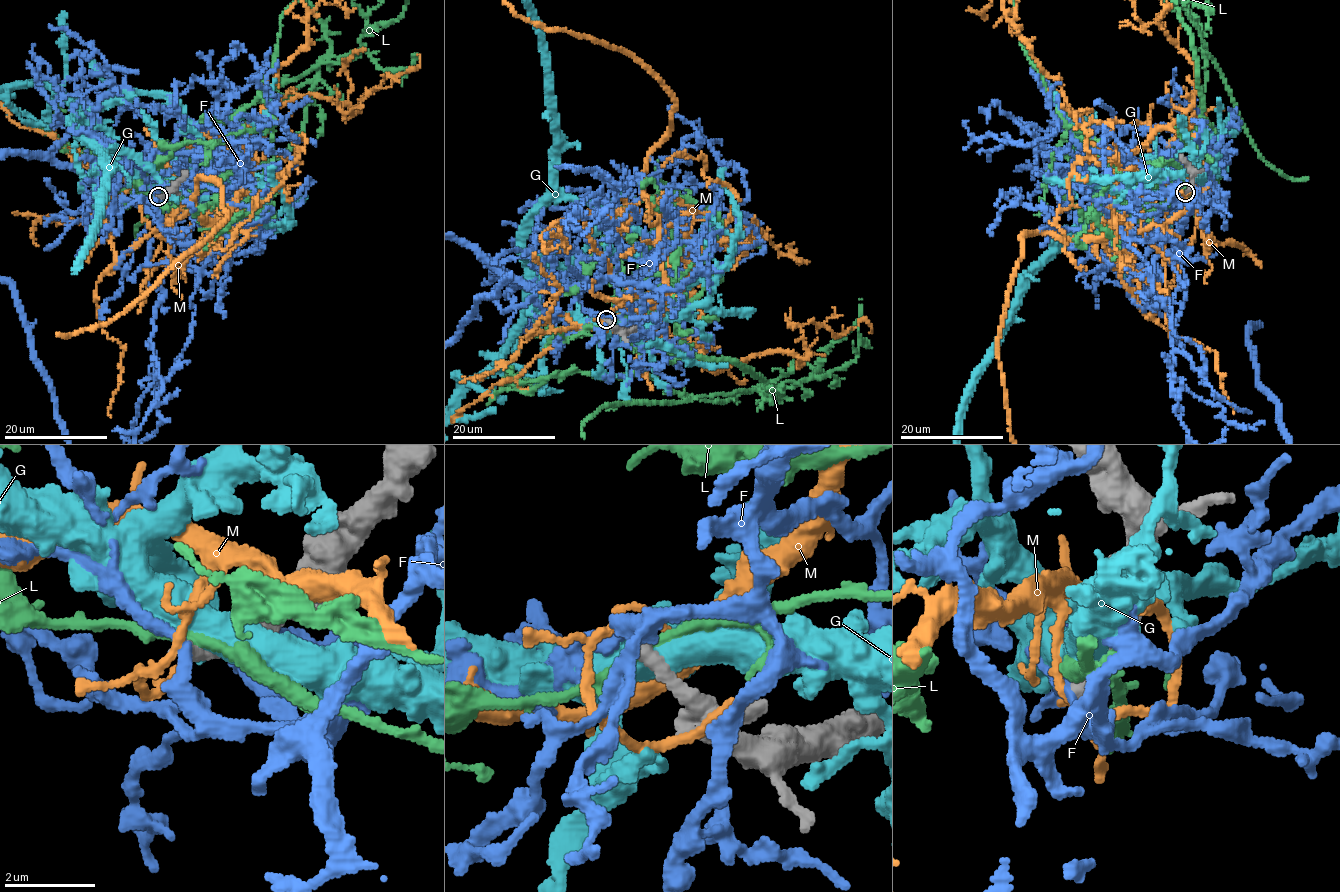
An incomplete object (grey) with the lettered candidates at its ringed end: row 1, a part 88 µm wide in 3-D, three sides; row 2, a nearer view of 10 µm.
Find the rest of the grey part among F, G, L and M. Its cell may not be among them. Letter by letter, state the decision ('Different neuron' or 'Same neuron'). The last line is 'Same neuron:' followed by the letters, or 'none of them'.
F: Different neuron
G: Different neuron
L: Different neuron
M: Different neuron
Same neuron: none of them

